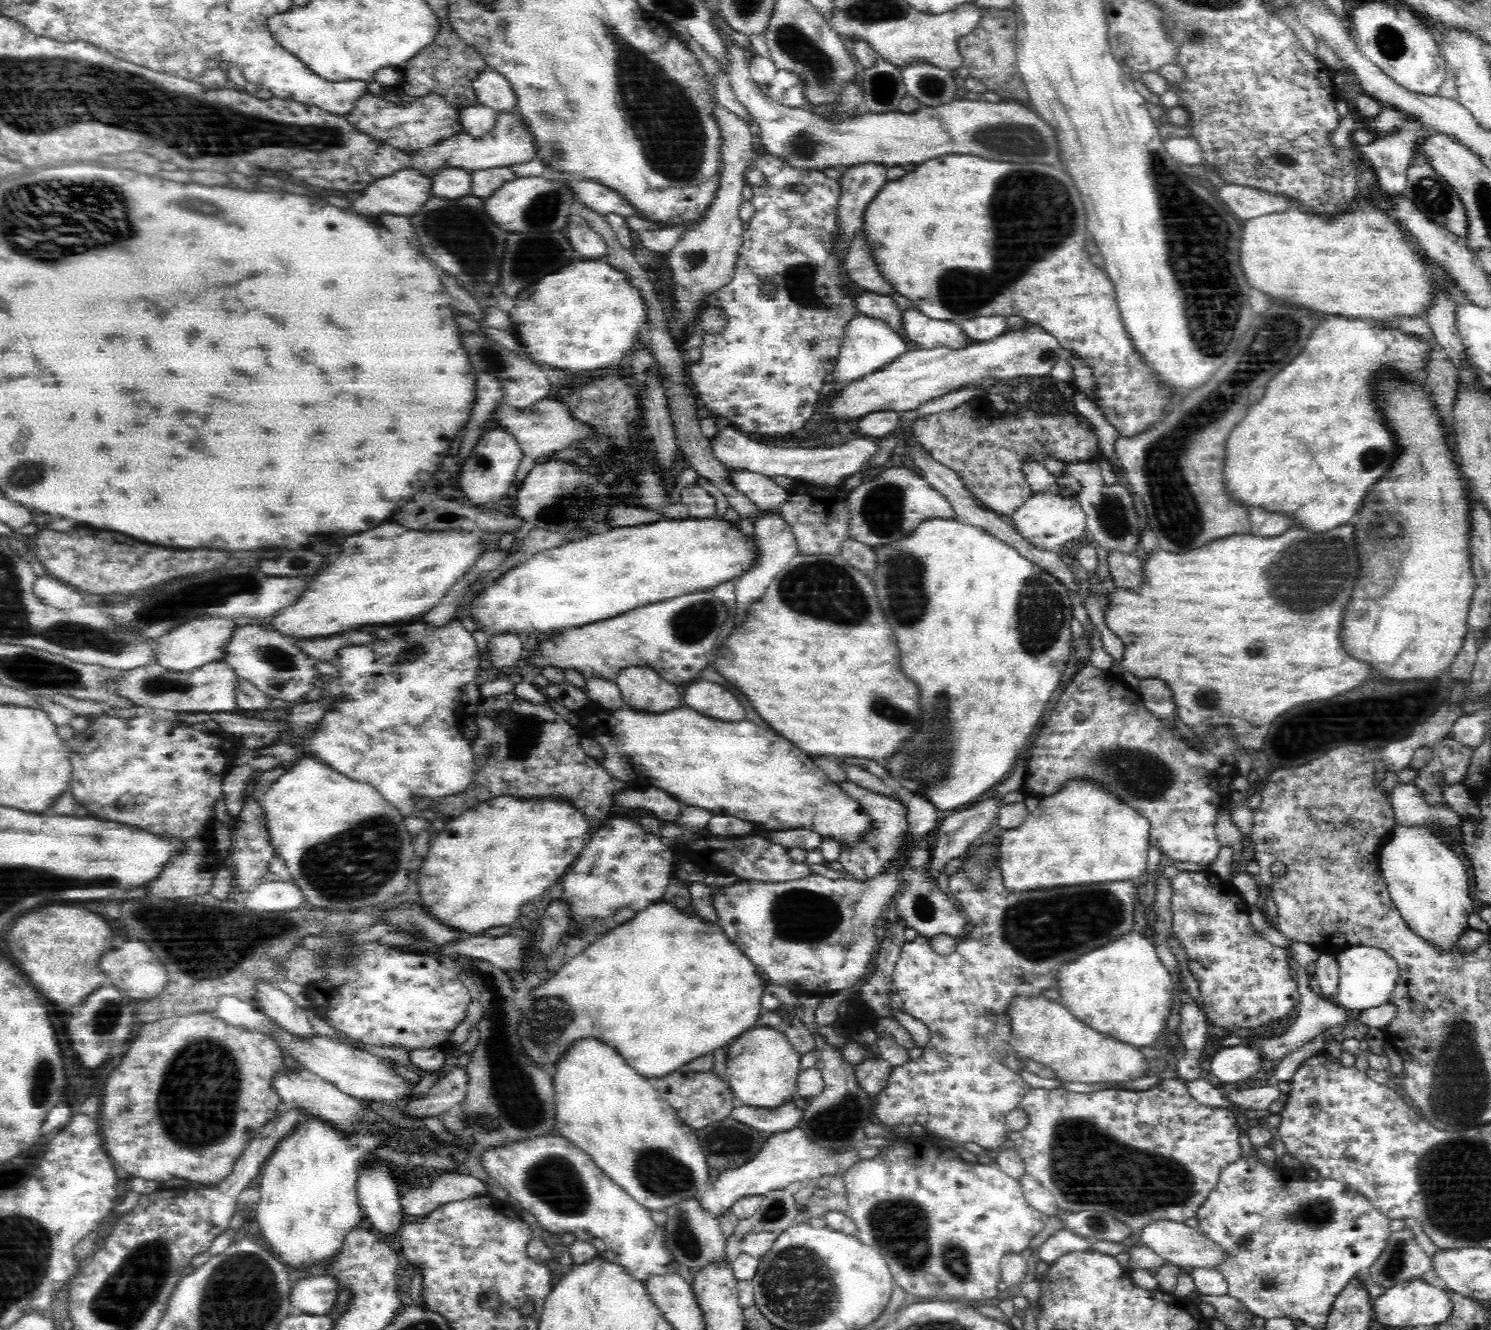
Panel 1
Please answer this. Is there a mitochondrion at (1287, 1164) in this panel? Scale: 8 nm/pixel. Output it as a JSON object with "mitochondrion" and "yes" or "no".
{"mitochondrion":"no"}

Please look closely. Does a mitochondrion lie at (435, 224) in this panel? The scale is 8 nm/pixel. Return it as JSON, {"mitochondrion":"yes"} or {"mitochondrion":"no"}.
{"mitochondrion":"yes"}

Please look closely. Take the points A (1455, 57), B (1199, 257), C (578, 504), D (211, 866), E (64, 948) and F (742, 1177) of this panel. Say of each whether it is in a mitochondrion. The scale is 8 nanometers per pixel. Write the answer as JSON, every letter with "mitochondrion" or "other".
{"A":"other","B":"mitochondrion","C":"mitochondrion","D":"other","E":"other","F":"other"}

